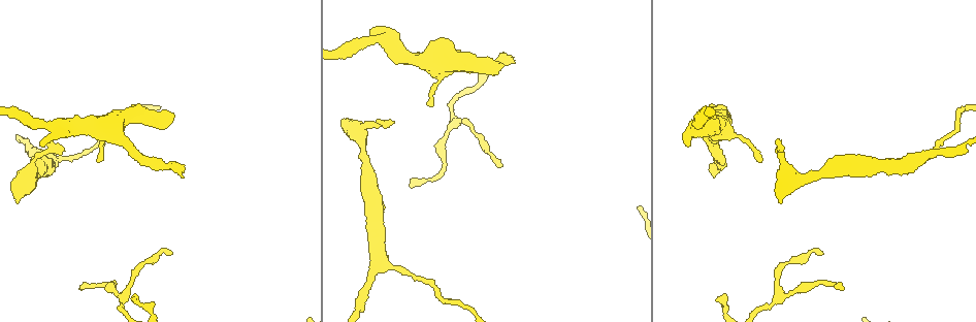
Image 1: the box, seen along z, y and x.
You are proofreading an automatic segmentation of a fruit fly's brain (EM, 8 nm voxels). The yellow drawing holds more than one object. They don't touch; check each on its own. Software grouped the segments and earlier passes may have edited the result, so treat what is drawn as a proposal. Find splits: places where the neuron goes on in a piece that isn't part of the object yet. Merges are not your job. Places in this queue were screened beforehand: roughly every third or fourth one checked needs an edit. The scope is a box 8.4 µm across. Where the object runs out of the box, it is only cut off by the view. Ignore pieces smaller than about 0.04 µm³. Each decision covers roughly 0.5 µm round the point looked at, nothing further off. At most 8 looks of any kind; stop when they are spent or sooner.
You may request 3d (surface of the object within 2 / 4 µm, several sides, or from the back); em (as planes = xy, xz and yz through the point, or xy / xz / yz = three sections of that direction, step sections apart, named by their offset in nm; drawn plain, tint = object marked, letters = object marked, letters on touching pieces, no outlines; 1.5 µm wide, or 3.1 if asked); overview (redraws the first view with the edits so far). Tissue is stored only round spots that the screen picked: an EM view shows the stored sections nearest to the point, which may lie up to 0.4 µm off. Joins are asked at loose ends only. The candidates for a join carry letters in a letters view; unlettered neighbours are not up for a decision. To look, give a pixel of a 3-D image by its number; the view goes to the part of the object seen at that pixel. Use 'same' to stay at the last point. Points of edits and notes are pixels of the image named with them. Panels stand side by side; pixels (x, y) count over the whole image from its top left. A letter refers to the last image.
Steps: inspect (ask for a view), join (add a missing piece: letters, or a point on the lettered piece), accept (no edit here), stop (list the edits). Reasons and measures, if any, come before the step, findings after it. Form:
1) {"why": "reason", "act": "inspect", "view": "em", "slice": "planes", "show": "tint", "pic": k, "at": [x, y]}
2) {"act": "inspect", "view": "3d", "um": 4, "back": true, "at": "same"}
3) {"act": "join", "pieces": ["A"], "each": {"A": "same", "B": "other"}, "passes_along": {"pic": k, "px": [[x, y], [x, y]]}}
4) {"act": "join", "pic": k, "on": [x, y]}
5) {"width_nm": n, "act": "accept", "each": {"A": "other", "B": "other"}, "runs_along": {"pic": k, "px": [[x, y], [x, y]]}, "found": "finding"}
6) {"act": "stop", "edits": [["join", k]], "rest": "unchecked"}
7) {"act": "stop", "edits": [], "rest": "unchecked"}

{"why": "thick end", "act": "inspect", "view": "em", "slice": "planes", "show": "letters", "pic": 1, "at": [43, 145]}

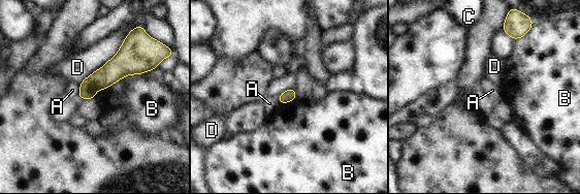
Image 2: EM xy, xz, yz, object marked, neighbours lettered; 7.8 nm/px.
{"longest_contact_nm": ["D", 550], "act": "accept", "each": {"A": "other", "B": "other", "C": "other", "D": "other"}, "found": "no lettered piece goes on from it"}

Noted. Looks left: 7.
{"why": "free end", "act": "inspect", "view": "em", "slice": "planes", "show": "tint", "pic": 1, "at": [780, 201]}

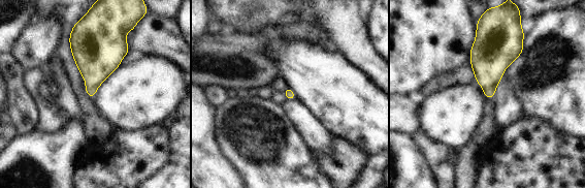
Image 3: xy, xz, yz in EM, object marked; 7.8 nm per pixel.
{"act": "inspect", "view": "em", "slice": "planes", "show": "letters", "at": "same"}

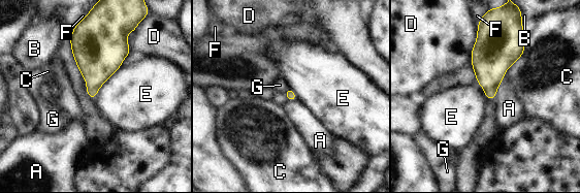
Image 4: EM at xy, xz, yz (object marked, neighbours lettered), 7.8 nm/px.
{"act": "join", "pieces": ["G"], "each": {"A": "other", "B": "other", "C": "other", "D": "other", "E": "other", "F": "other", "G": "same"}, "found": "it goes on there"}

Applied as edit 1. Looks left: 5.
{"why": "see it whole again", "act": "inspect", "view": "overview"}

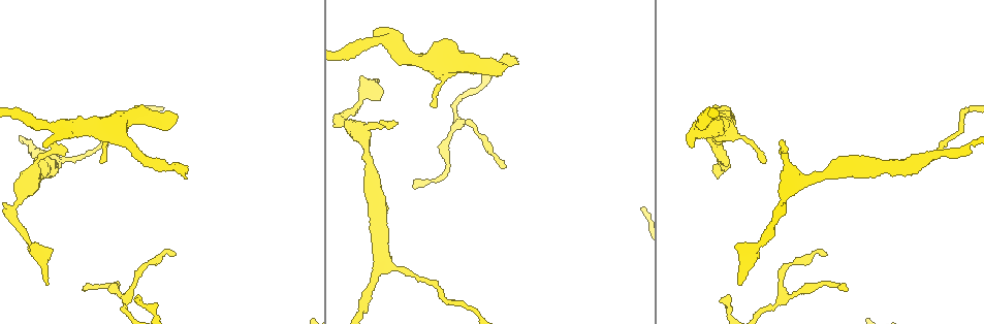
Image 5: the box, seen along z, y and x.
{"why": "an open end", "act": "inspect", "view": "3d", "um": 2, "pic": 5, "at": [717, 178]}

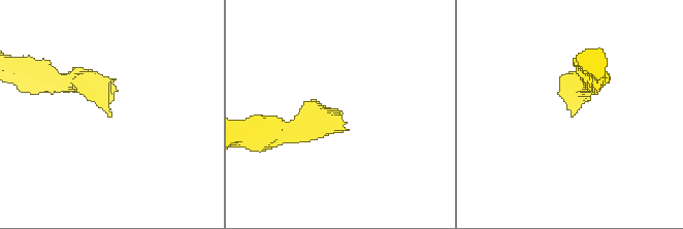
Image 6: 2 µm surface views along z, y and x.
{"act": "inspect", "view": "em", "slice": "xz", "step": 8, "show": "letters", "pic": 6, "at": [570, 108]}

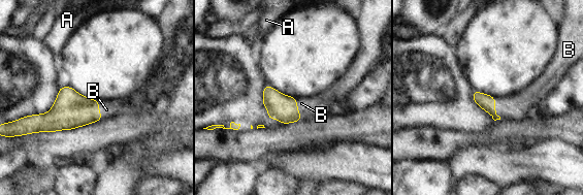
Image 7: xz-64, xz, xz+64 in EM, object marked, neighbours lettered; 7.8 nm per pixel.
{"why": "cut it another way", "act": "inspect", "view": "em", "slice": "planes", "show": "letters", "at": "same"}

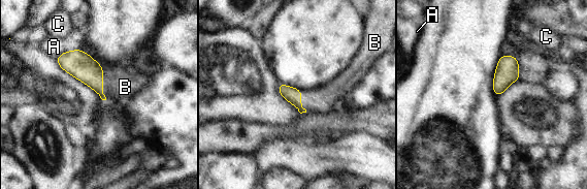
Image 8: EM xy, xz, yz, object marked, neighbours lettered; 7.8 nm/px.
{"act": "join", "pieces": ["B"], "each": {"A": "other", "B": "same", "C": "other"}, "passes_along": {"pic": 8, "px": [[77, 63], [102, 84], [125, 87]]}, "found": "the neuron continues"}

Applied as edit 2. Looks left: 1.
{"act": "stop", "edits": [["join", 4], ["join", 8]], "rest": "unchecked"}

